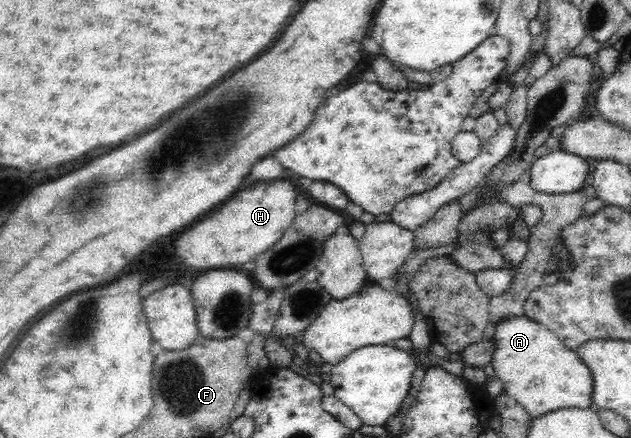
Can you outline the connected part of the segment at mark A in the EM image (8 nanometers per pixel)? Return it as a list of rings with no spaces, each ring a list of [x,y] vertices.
[[[509,315],[495,323],[492,341],[492,367],[496,377],[503,384],[505,392],[511,394],[527,410],[530,416],[540,416],[555,408],[592,406],[592,377],[588,367],[577,355],[576,350],[567,348],[559,336],[550,331],[543,323],[530,319],[527,315]]]

